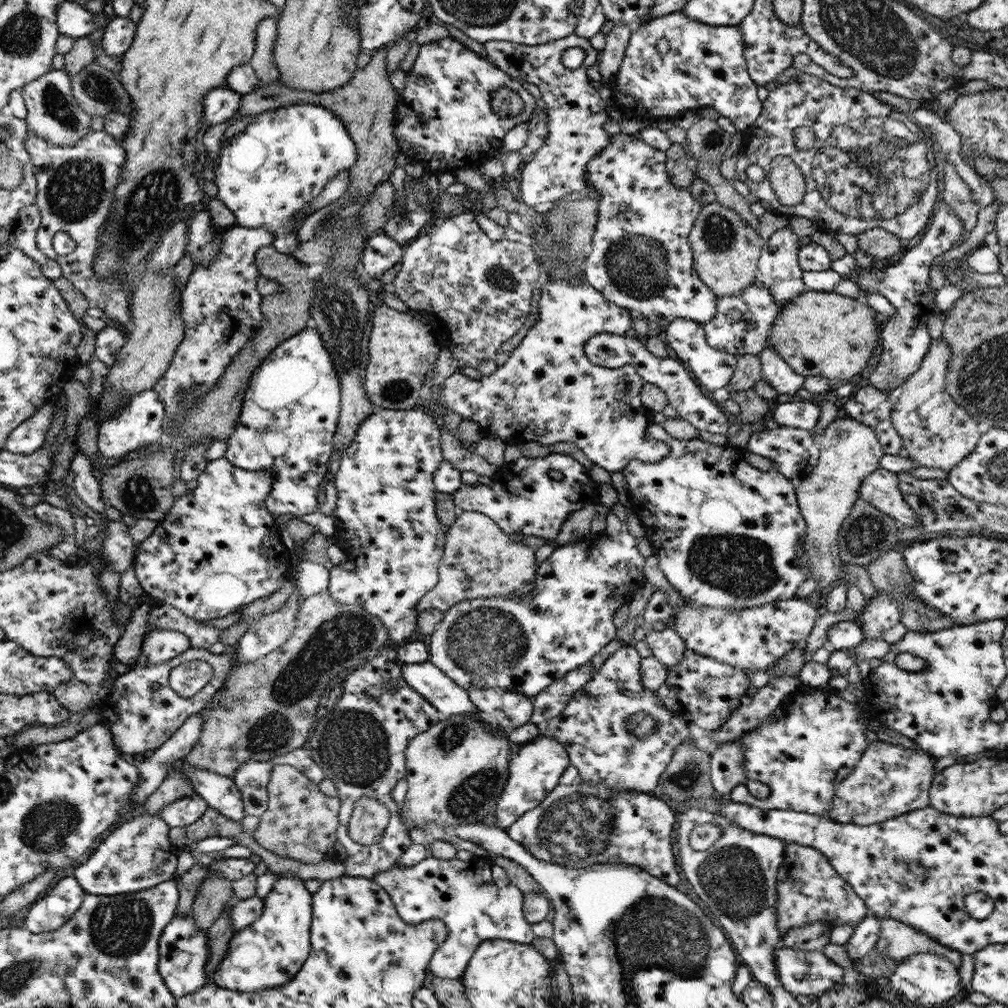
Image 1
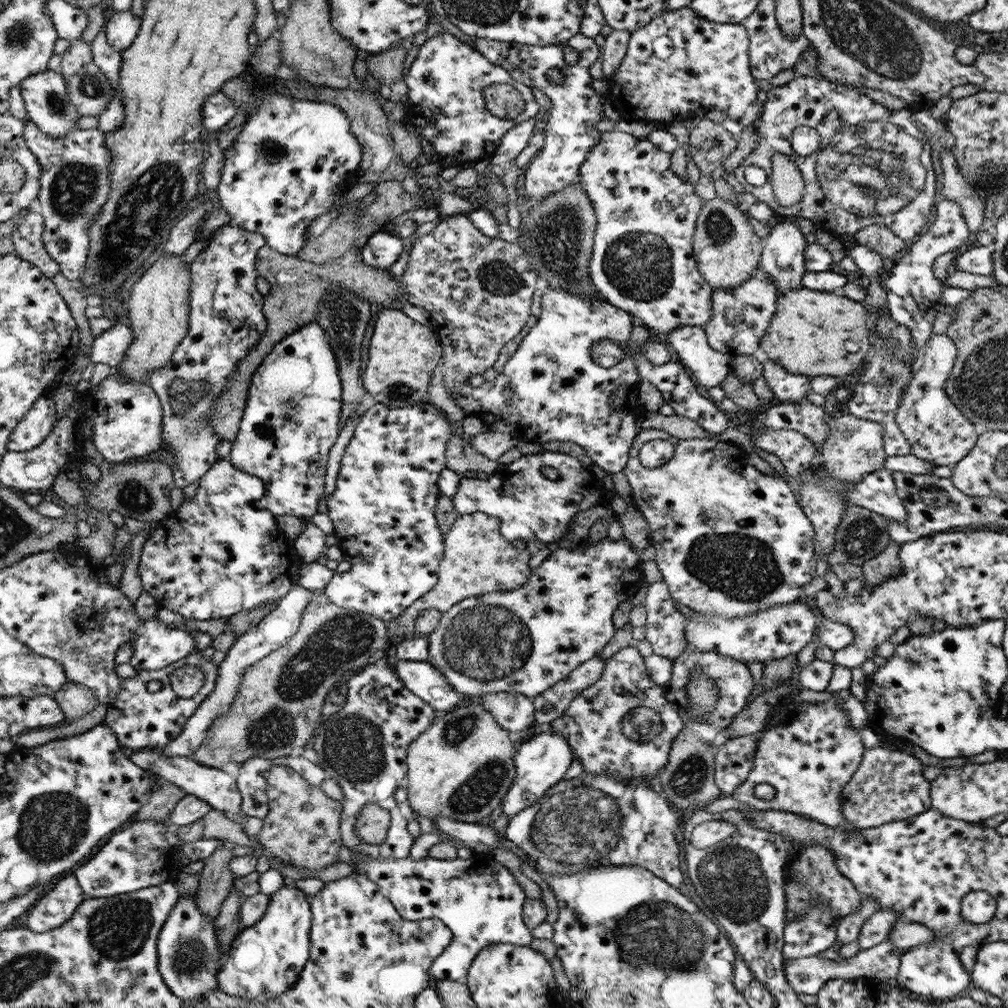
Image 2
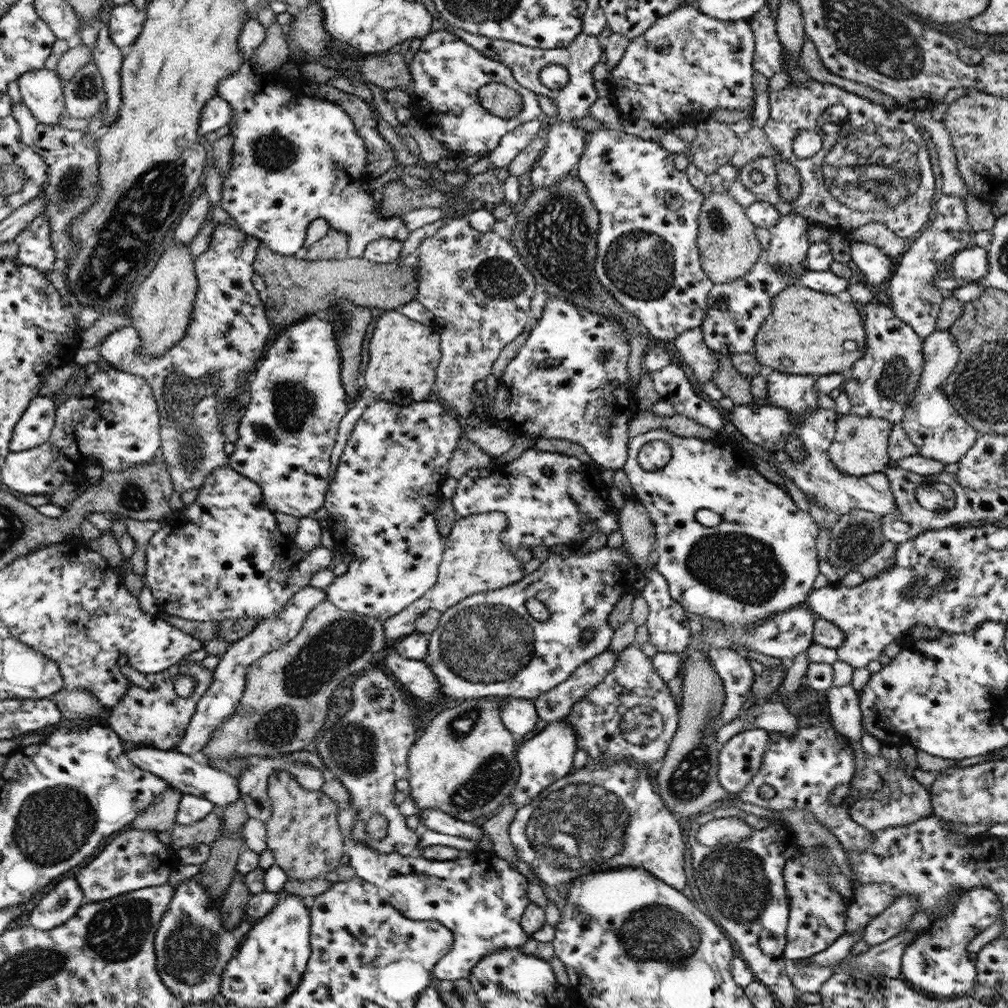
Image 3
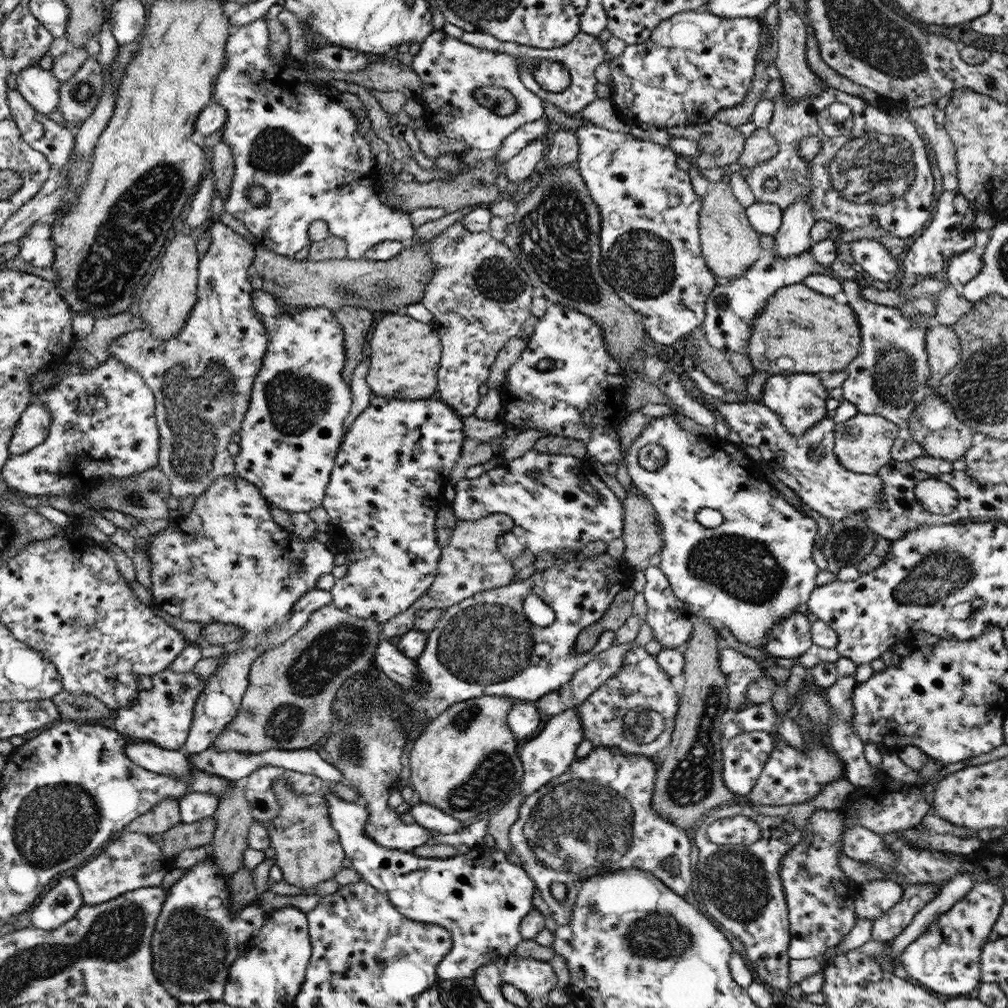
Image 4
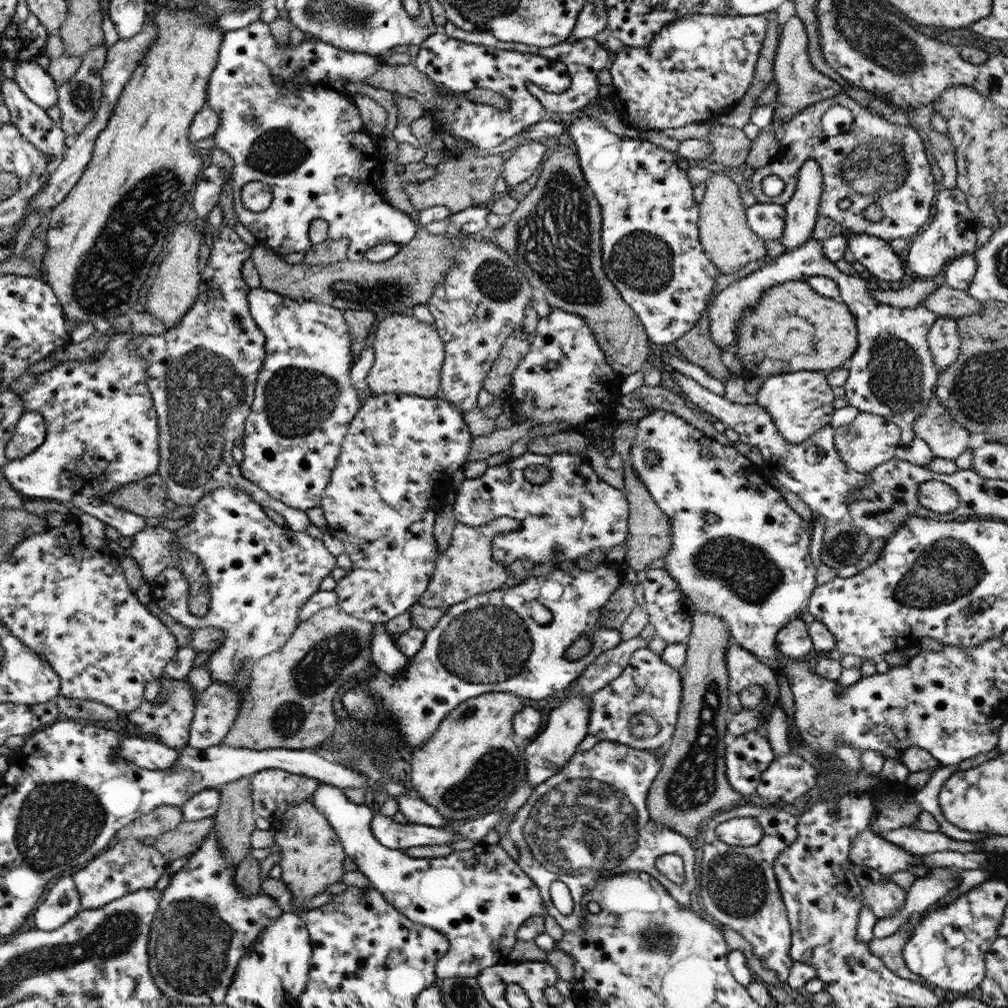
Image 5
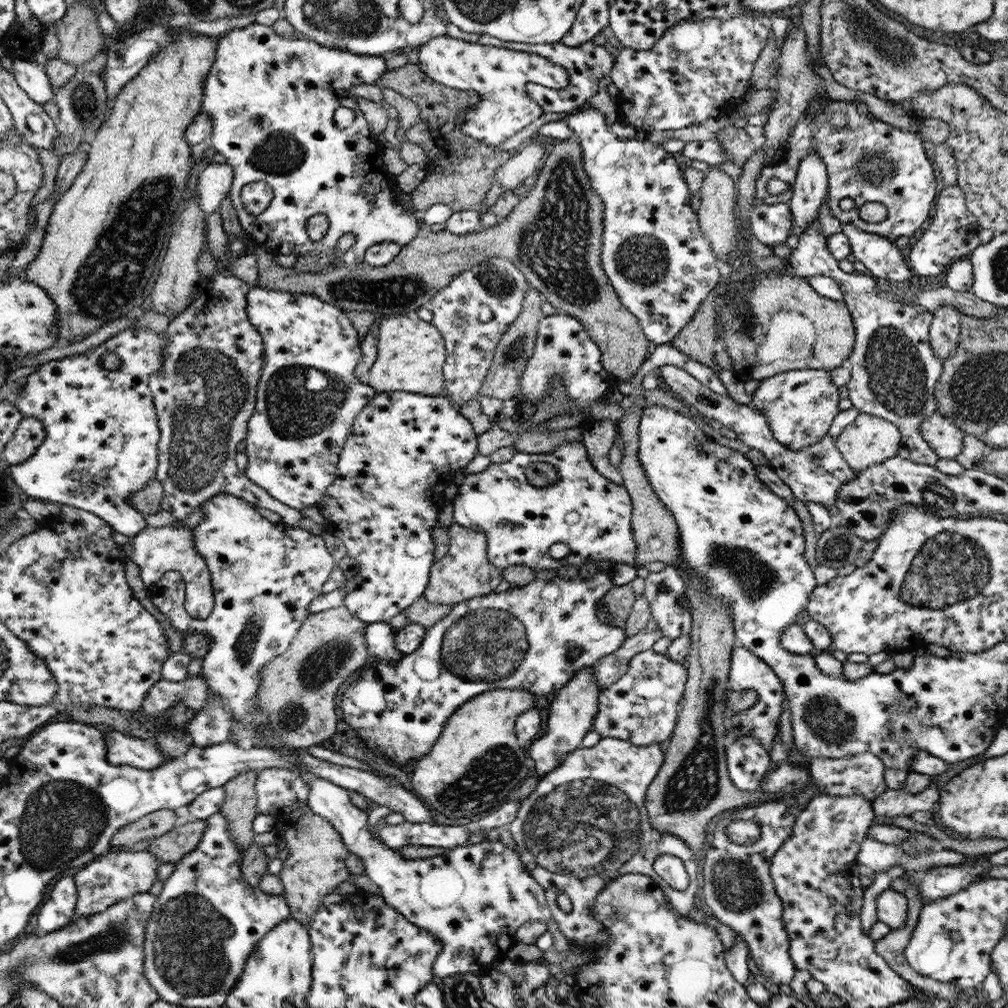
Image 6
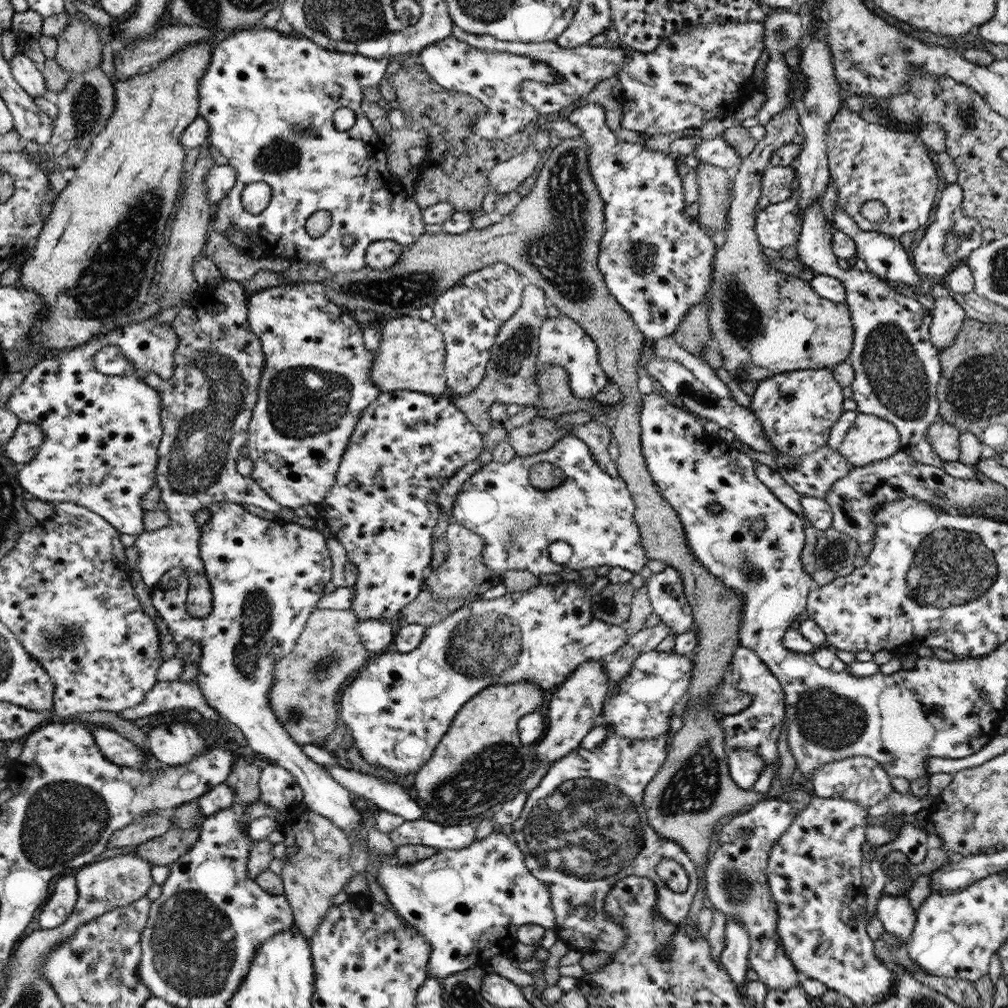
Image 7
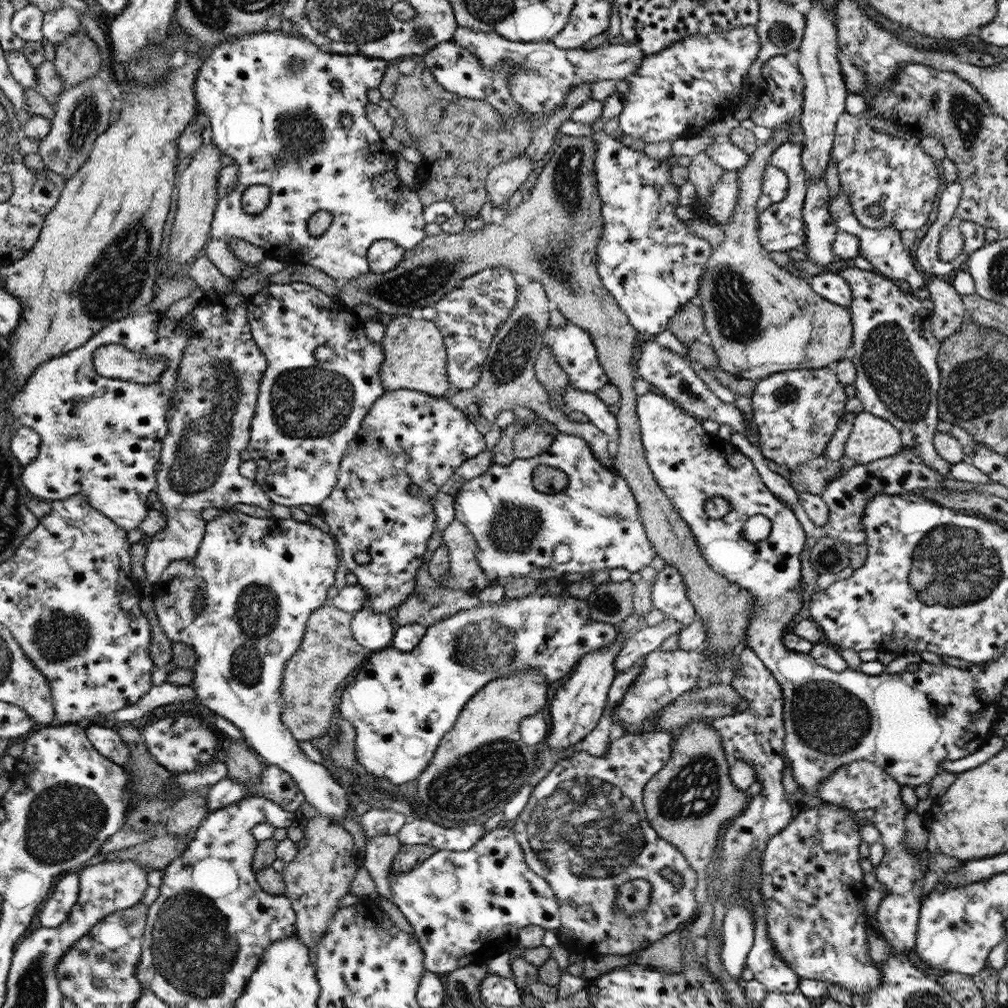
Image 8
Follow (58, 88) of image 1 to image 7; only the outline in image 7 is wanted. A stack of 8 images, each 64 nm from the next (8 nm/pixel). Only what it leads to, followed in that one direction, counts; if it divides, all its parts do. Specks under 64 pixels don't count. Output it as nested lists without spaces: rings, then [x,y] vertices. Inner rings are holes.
[[[18,54],[9,60],[13,77],[33,98],[40,98],[46,94],[45,75],[34,61],[24,54]]]

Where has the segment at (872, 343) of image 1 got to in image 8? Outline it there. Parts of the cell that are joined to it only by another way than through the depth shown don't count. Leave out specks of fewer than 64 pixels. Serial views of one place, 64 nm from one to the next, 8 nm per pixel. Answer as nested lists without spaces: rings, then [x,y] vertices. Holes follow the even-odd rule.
[[[782,123],[782,125],[774,127],[774,129],[772,129],[772,137],[766,143],[761,143],[758,149],[751,154],[752,157],[748,159],[748,163],[746,163],[742,169],[738,170],[738,206],[734,207],[734,215],[730,215],[727,226],[723,228],[725,231],[725,239],[713,250],[707,266],[705,267],[705,274],[700,280],[701,286],[699,287],[696,303],[698,303],[703,309],[702,311],[704,311],[704,327],[706,327],[706,334],[711,338],[710,346],[716,351],[719,359],[719,368],[740,379],[758,381],[759,379],[767,378],[772,374],[782,373],[783,371],[830,367],[844,359],[844,354],[848,352],[848,348],[852,346],[853,342],[853,324],[849,309],[825,300],[822,296],[819,296],[814,290],[812,290],[808,280],[799,277],[797,274],[791,274],[784,270],[784,268],[778,266],[778,264],[775,264],[769,255],[770,252],[766,251],[759,242],[757,232],[759,213],[756,209],[756,202],[758,202],[758,198],[762,196],[762,176],[764,176],[764,170],[768,165],[772,152],[774,152],[774,150],[776,150],[781,144],[788,142],[788,138],[790,138],[788,123]]]

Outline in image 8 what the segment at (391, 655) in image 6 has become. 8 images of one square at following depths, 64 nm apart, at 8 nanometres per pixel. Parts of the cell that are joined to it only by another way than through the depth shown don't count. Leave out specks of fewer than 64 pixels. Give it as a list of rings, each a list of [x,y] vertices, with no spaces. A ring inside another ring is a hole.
[[[364,607],[353,614],[352,629],[363,647],[376,652],[392,644],[396,625],[392,614]]]

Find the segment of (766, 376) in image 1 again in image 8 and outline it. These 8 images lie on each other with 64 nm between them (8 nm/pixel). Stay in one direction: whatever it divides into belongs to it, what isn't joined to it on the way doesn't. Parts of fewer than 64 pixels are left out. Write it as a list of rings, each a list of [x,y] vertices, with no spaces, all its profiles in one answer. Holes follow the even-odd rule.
[[[820,367],[818,369],[803,369],[783,371],[759,379],[752,393],[753,421],[758,427],[760,435],[760,450],[766,459],[787,466],[789,470],[796,470],[810,459],[825,454],[826,446],[837,428],[838,420],[847,413],[846,401],[849,400],[844,392],[845,385],[836,377],[834,367]]]

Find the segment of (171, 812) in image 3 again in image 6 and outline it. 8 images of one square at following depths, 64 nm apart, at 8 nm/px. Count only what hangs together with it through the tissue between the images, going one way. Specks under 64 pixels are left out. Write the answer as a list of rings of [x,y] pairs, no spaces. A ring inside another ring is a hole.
[[[157,810],[120,829],[113,839],[113,846],[132,846],[140,841],[161,837],[181,821],[182,813],[177,810]]]

